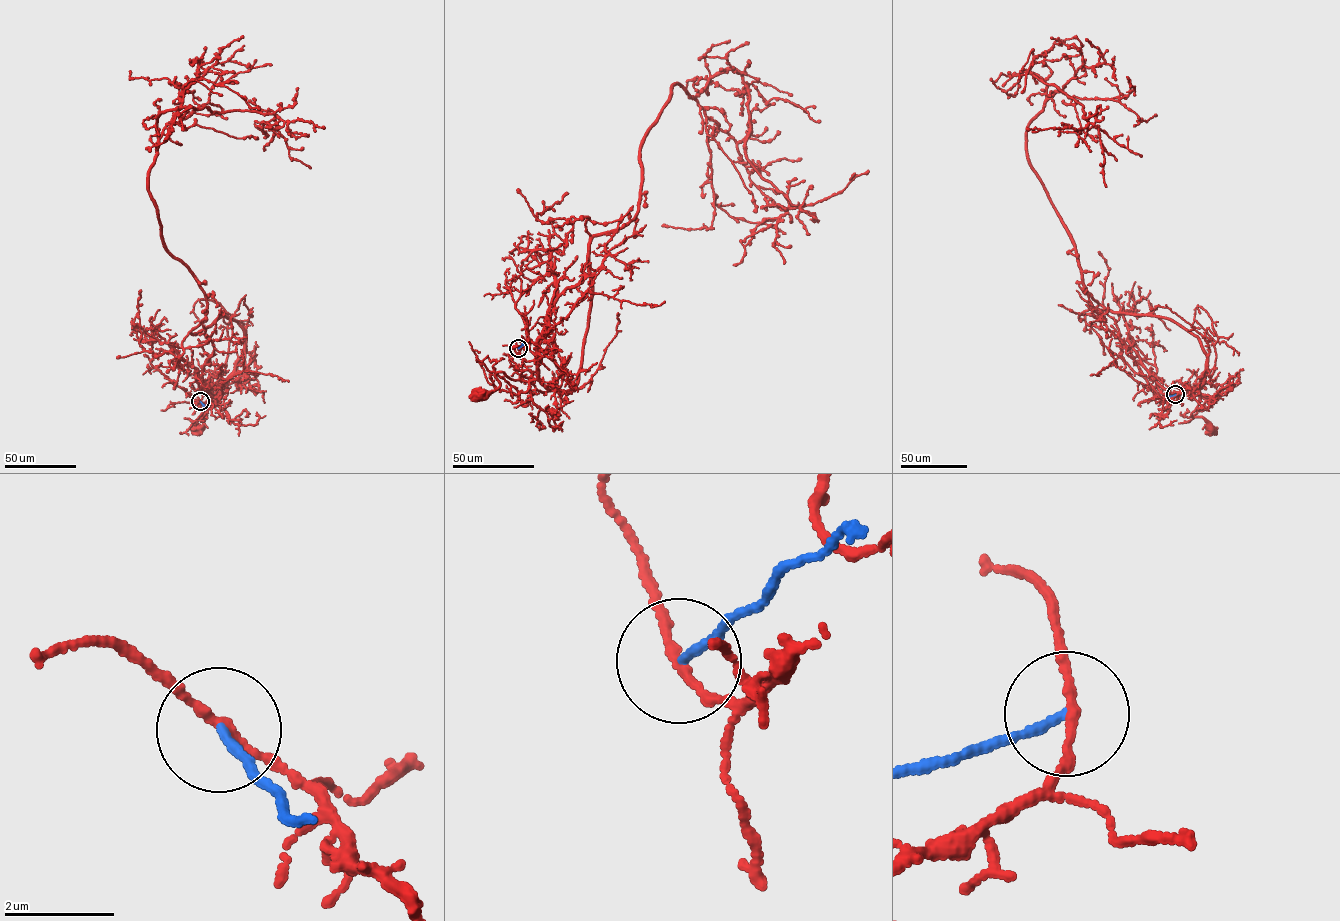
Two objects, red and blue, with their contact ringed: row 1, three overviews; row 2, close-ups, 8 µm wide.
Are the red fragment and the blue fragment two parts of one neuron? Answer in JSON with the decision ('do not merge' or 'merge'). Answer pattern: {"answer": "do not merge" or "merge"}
{"answer": "do not merge"}

